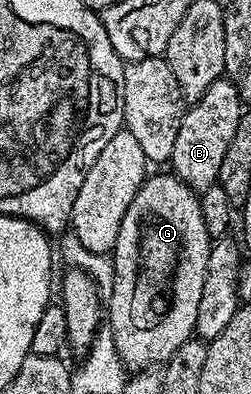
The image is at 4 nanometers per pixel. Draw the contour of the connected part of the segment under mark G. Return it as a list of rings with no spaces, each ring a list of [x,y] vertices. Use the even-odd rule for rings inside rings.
[[[175,172],[156,173],[145,176],[140,184],[134,203],[118,227],[116,248],[110,254],[112,263],[112,329],[116,349],[128,367],[151,367],[168,361],[182,343],[193,340],[198,319],[198,305],[202,303],[204,276],[214,240],[208,231],[208,220],[204,217],[204,206],[197,190],[181,181]]]

